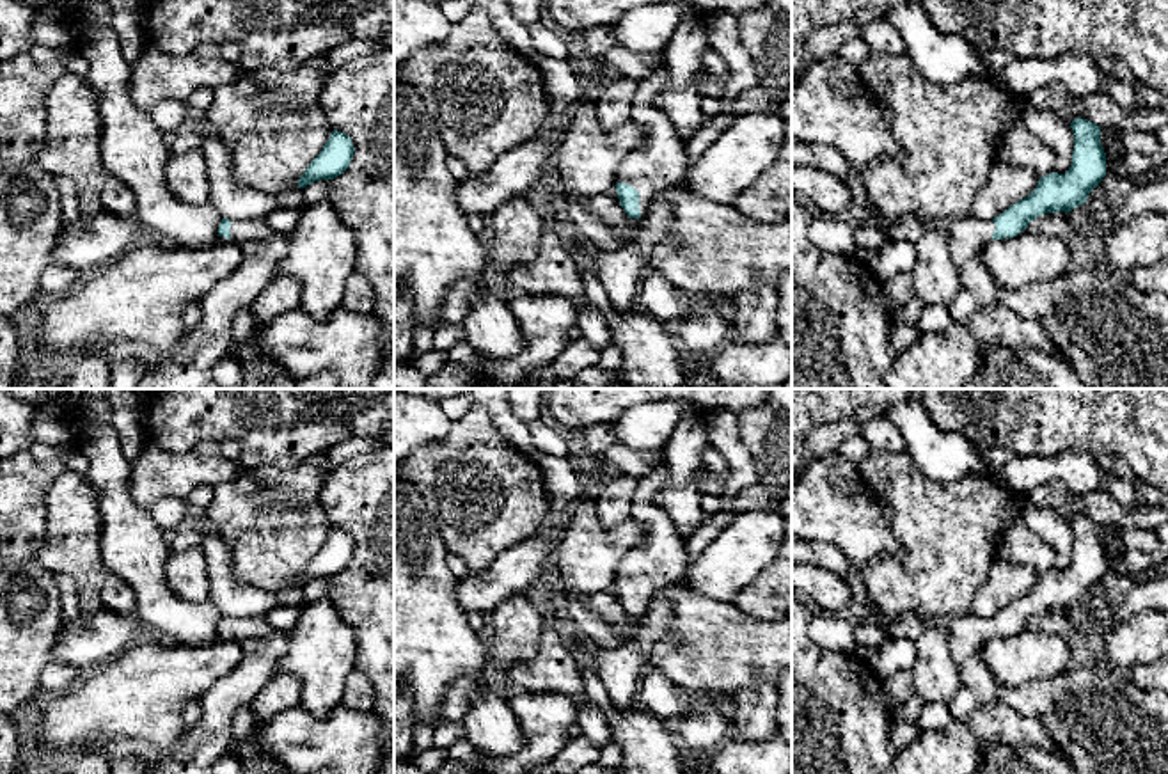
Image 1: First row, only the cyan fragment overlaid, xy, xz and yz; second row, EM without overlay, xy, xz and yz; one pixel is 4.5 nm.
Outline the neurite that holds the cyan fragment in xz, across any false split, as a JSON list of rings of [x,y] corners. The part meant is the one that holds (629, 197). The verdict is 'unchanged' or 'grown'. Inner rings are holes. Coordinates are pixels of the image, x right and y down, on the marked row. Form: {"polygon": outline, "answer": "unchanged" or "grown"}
{"polygon": [[[660,66],[637,82],[630,119],[643,128],[643,138],[623,158],[616,176],[618,199],[628,218],[644,217],[650,199],[683,181],[689,172],[683,142],[666,114],[655,107],[667,76],[667,66]]], "answer": "grown"}

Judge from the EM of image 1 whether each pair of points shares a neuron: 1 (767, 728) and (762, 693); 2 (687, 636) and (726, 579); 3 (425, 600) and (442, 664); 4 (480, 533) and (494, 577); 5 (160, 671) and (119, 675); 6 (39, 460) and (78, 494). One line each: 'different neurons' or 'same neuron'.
1: same neuron
2: different neurons
3: same neuron
4: different neurons
5: same neuron
6: different neurons

